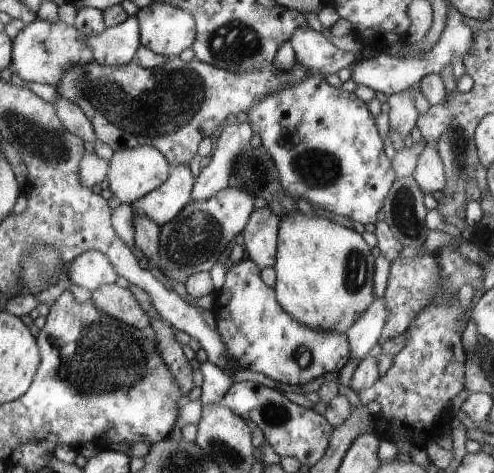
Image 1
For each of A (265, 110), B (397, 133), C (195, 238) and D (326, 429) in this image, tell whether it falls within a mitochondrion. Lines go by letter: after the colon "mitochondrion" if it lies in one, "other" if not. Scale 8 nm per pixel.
A: other
B: other
C: mitochondrion
D: other

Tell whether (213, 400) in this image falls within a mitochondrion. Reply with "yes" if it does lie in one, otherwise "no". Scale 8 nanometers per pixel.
no

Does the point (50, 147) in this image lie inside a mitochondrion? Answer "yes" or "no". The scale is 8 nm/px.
yes

